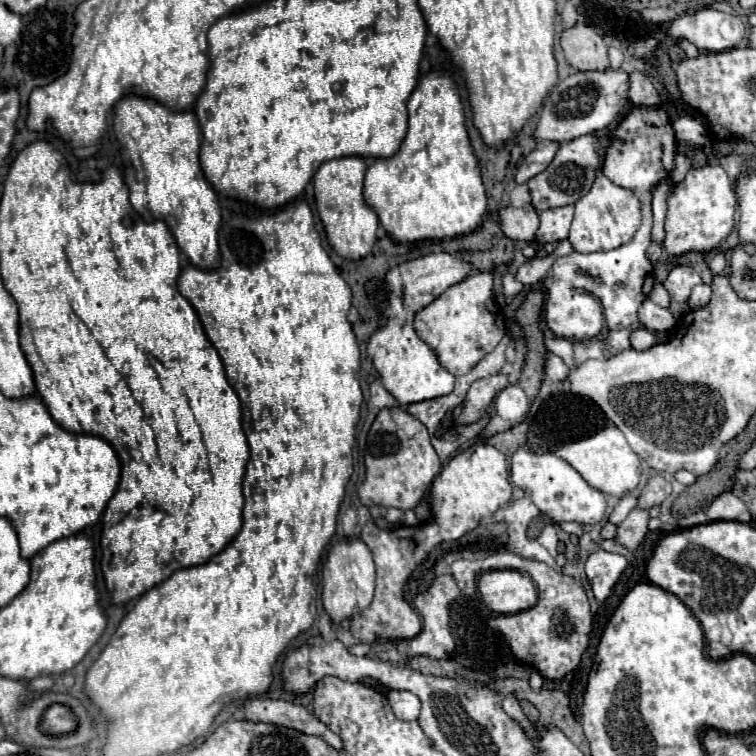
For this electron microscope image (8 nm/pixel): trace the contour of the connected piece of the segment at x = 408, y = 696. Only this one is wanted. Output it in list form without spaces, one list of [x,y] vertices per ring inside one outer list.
[[[390,691],[388,693],[390,707],[394,715],[402,721],[416,721],[420,713],[420,699],[408,691]]]

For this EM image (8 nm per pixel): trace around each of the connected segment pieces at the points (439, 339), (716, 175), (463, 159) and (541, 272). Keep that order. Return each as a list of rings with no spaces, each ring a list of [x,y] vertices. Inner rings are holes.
[[[472,273],[462,283],[446,289],[434,303],[430,303],[426,309],[422,309],[416,315],[416,331],[438,353],[438,359],[446,371],[450,371],[452,375],[466,375],[506,335],[504,317],[496,309],[496,303],[492,297],[492,273]]]
[[[720,165],[690,169],[678,189],[672,189],[667,204],[663,246],[671,255],[682,255],[686,251],[708,253],[710,249],[720,245],[732,231],[734,211],[738,205],[732,183]]]
[[[451,70],[426,73],[408,99],[408,133],[400,151],[388,159],[374,159],[364,179],[364,199],[378,213],[380,223],[394,241],[414,243],[472,233],[486,213],[486,193],[478,157],[470,145],[460,91]]]
[[[550,253],[550,255],[546,255],[546,257],[534,257],[534,259],[526,261],[526,263],[516,271],[516,279],[518,279],[522,285],[540,283],[540,281],[546,277],[546,273],[548,273],[550,265],[554,263],[554,259],[556,259],[556,255]]]

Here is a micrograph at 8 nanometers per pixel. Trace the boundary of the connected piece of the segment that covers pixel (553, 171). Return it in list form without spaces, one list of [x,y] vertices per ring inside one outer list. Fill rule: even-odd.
[[[584,135],[584,137],[578,137],[574,141],[562,143],[558,153],[556,153],[556,157],[552,159],[552,163],[542,173],[538,173],[536,177],[532,177],[526,183],[528,189],[530,189],[530,195],[532,195],[534,209],[538,213],[542,213],[546,209],[574,205],[594,185],[598,163],[600,161],[598,161],[598,141],[596,141],[596,135]]]

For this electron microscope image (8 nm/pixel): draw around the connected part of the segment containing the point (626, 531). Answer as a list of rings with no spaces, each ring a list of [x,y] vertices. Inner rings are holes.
[[[634,509],[630,515],[618,525],[614,541],[630,551],[634,551],[648,533],[648,511]]]

